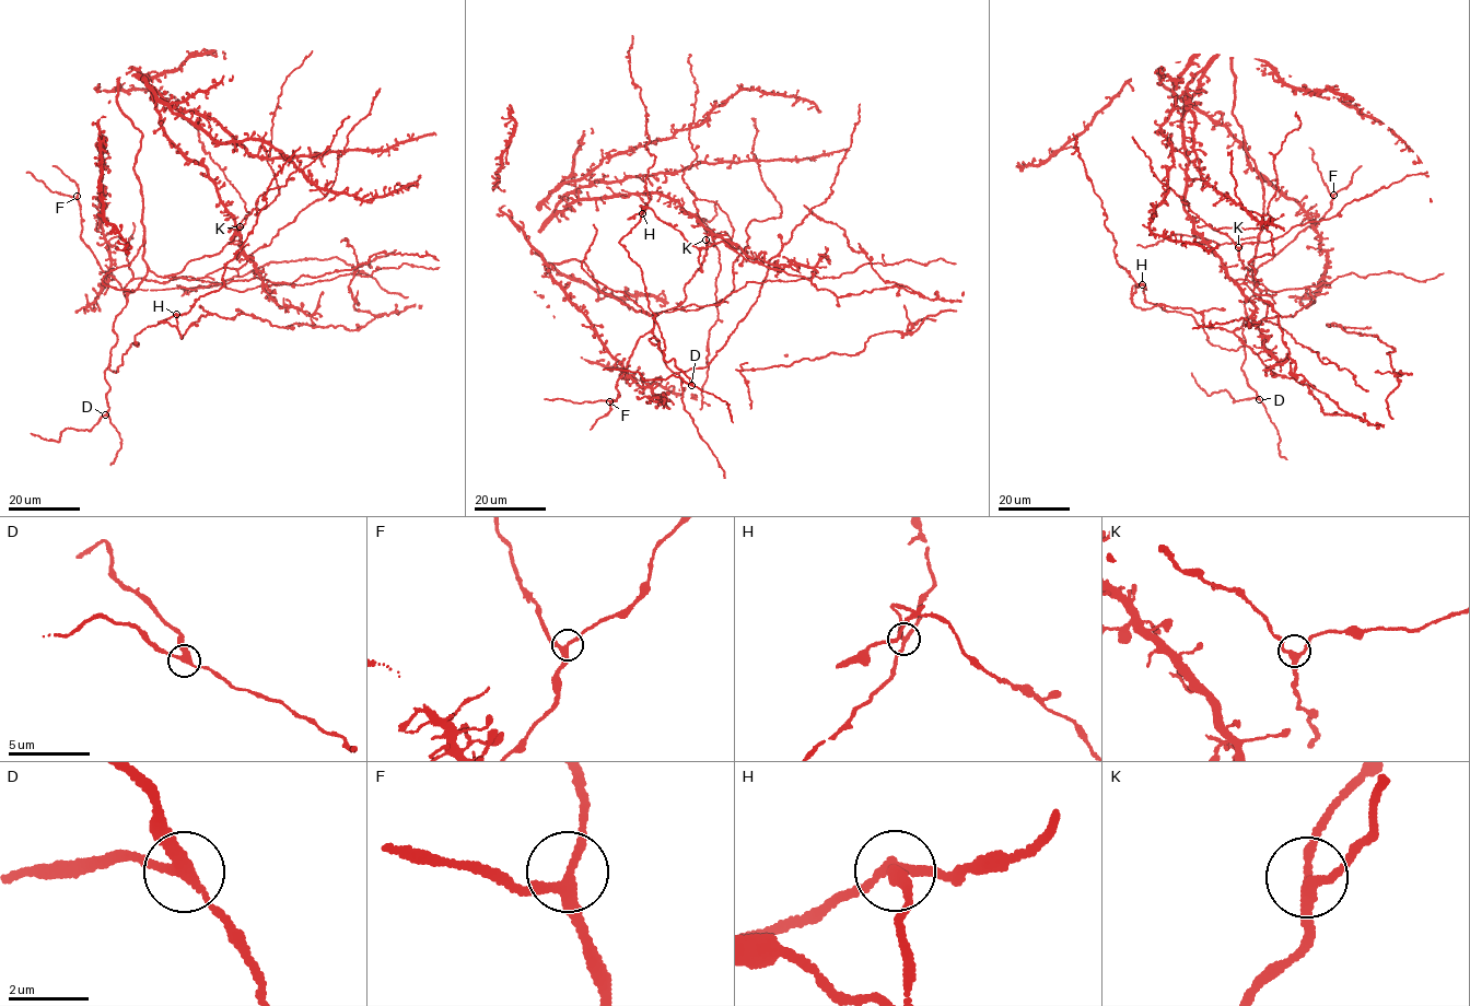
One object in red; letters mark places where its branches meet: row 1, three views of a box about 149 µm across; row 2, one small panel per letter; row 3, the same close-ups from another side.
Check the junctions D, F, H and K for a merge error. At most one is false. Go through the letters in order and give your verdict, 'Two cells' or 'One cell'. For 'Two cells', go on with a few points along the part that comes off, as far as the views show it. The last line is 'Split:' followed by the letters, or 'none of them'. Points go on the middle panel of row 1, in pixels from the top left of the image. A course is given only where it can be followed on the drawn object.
D: One cell
F: One cell
H: Two cells
K: One cell
Split: H

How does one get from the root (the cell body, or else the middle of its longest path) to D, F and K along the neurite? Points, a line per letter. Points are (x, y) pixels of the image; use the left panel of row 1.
D: (115, 334), (117, 342), (111, 350), (109, 365), (105, 371), (109, 387), (106, 396), (109, 409), (105, 414)
F: (115, 334), (113, 322), (125, 307), (127, 292), (103, 271), (82, 240), (77, 196)
K: (115, 334), (113, 322), (148, 271), (161, 277), (182, 271), (190, 260), (219, 253), (240, 233), (240, 226)

